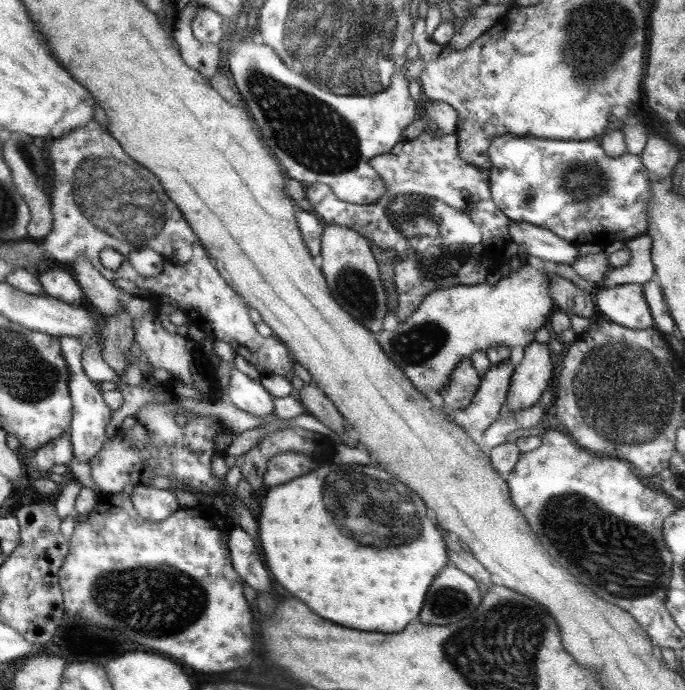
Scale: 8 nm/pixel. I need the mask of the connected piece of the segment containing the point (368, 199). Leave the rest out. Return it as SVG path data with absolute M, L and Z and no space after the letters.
M233 38L227 54L227 72L244 103L245 111L254 122L261 140L277 156L287 178L297 180L303 188L313 183L325 184L337 200L347 204L369 205L379 201L386 190L384 180L368 165L371 157L387 154L400 141L402 133L416 118L419 102L409 97L409 78L405 69L393 73L386 90L368 96L335 96L315 87L301 74L289 70L277 53L259 39L245 42Z

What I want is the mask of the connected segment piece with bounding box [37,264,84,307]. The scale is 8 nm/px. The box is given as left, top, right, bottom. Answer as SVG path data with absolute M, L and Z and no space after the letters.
M50 264L50 268L37 274L44 294L57 300L80 306L84 294L72 274L61 265Z

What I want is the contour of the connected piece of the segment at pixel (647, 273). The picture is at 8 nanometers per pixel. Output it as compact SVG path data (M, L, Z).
M643 234L630 238L624 243L628 247L630 257L627 265L612 267L600 280L601 288L609 288L618 284L643 284L654 279L654 266L650 259L651 239Z

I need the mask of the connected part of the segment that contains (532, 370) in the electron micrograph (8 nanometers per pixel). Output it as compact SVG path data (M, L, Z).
M529 342L510 378L501 412L516 411L538 402L540 394L549 386L551 355L547 343Z

